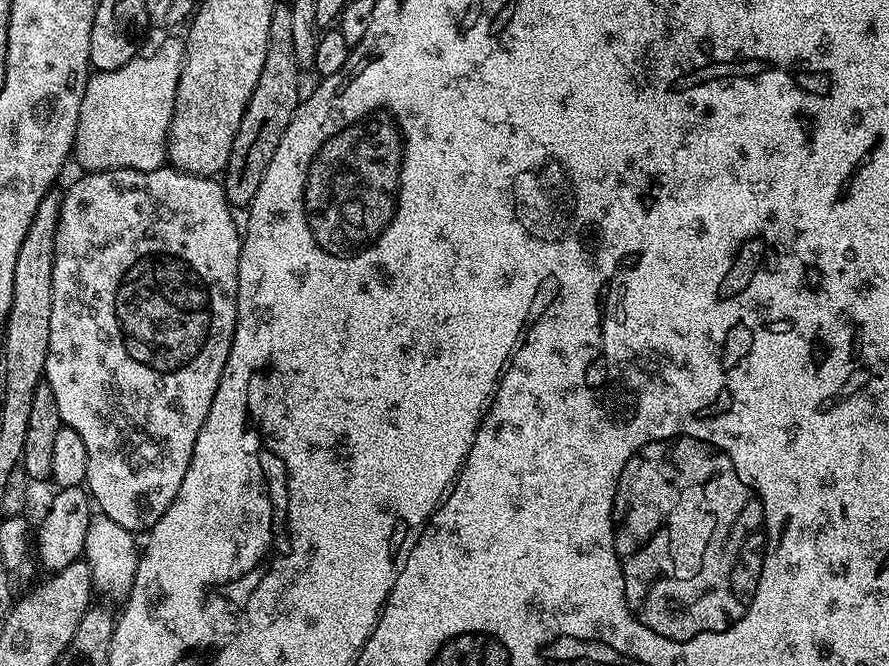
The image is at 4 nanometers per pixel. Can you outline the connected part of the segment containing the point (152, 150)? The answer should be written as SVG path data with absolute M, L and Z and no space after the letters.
M179 39L168 40L157 52L152 52L149 56L137 54L133 60L126 62L126 66L118 70L89 75L82 94L82 106L78 110L76 140L72 143L74 160L84 167L85 173L104 172L107 168L133 168L149 172L165 167L168 127L174 114L178 78L183 65L183 43Z

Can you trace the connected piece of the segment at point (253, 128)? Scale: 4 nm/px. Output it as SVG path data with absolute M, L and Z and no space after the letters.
M280 2L277 3L274 14L270 14L266 62L262 66L262 74L258 74L258 86L254 86L254 94L250 94L250 102L242 114L242 122L232 143L228 165L222 173L224 197L236 210L247 209L254 194L258 194L262 174L266 174L266 166L270 166L274 150L278 150L278 142L282 142L282 134L286 134L286 126L290 126L290 118L302 99L299 80L302 68L297 64L294 54L294 33L290 31L291 13L291 7Z

